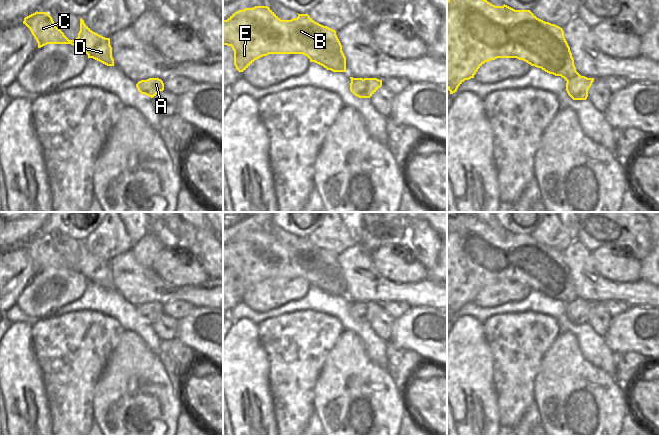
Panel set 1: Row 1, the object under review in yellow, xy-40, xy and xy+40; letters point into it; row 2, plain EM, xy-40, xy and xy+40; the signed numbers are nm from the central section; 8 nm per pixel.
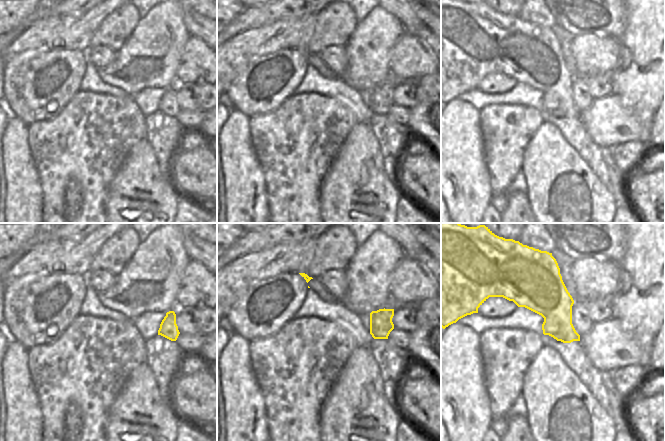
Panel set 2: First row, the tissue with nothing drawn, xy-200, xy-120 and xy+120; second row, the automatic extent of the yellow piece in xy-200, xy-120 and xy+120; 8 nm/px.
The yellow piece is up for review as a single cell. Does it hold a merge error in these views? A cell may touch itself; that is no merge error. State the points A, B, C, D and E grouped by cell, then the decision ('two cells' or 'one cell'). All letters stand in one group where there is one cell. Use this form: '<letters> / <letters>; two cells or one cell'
A / B C D E; two cells

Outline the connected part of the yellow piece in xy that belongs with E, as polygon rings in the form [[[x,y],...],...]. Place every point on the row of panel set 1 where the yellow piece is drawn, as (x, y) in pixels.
[[[255,6],[253,8],[245,8],[232,14],[227,20],[223,20],[223,45],[231,46],[234,51],[234,65],[239,72],[246,70],[255,60],[267,56],[269,54],[303,54],[327,70],[333,72],[346,72],[346,57],[342,51],[342,45],[336,35],[336,31],[315,22],[308,14],[298,14],[297,18],[291,20],[281,20],[268,6]]]

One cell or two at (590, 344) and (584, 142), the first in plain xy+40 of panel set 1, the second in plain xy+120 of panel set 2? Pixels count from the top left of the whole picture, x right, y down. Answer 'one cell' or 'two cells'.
one cell

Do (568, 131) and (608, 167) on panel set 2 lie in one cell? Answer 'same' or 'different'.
same

